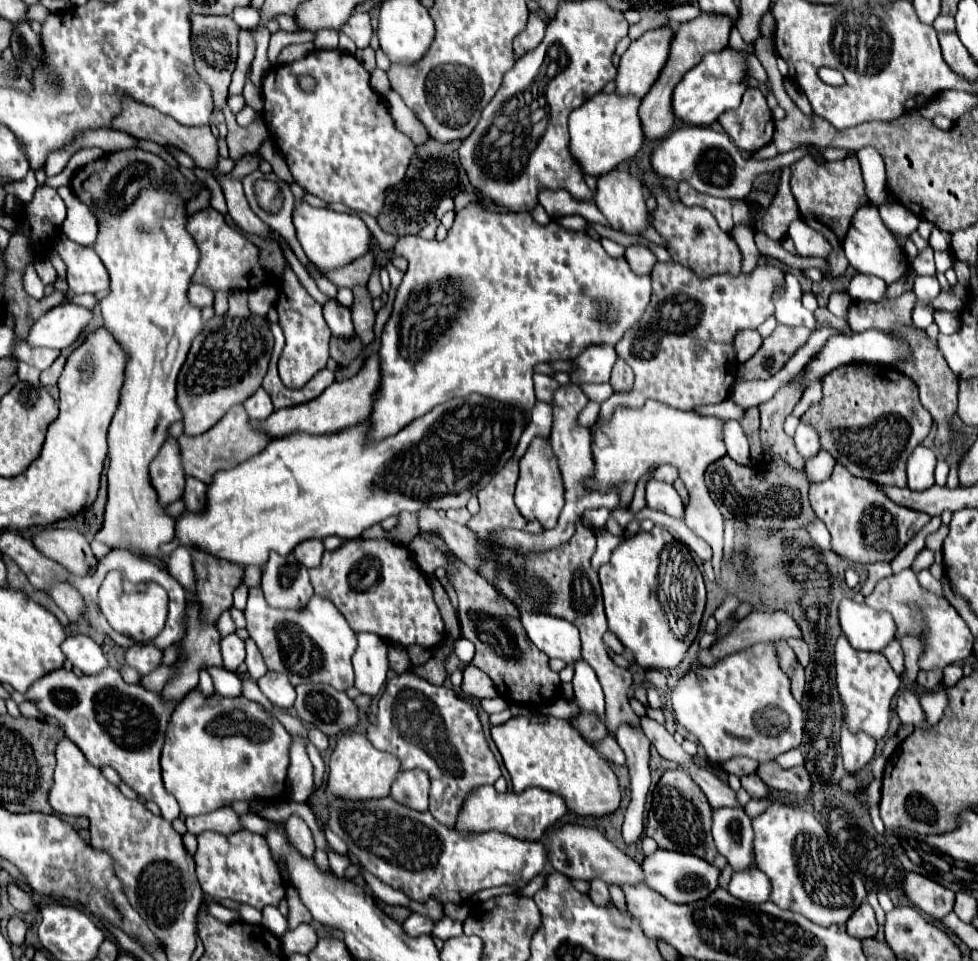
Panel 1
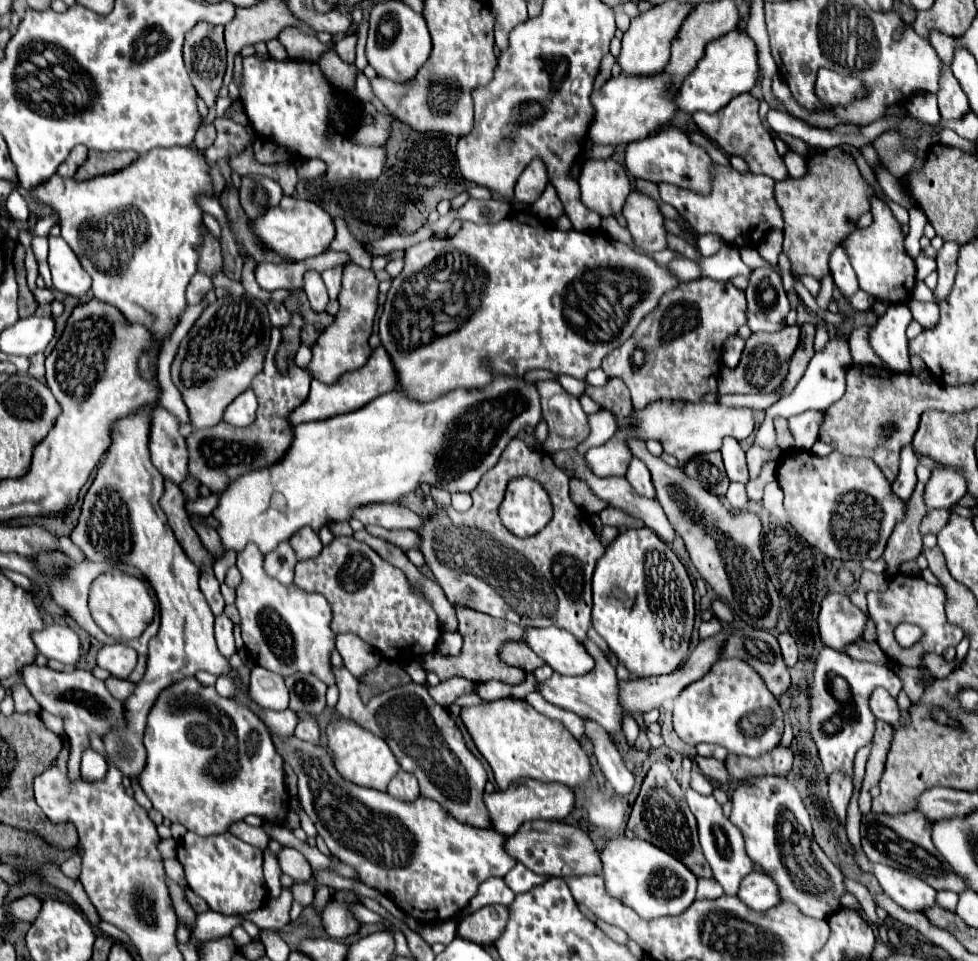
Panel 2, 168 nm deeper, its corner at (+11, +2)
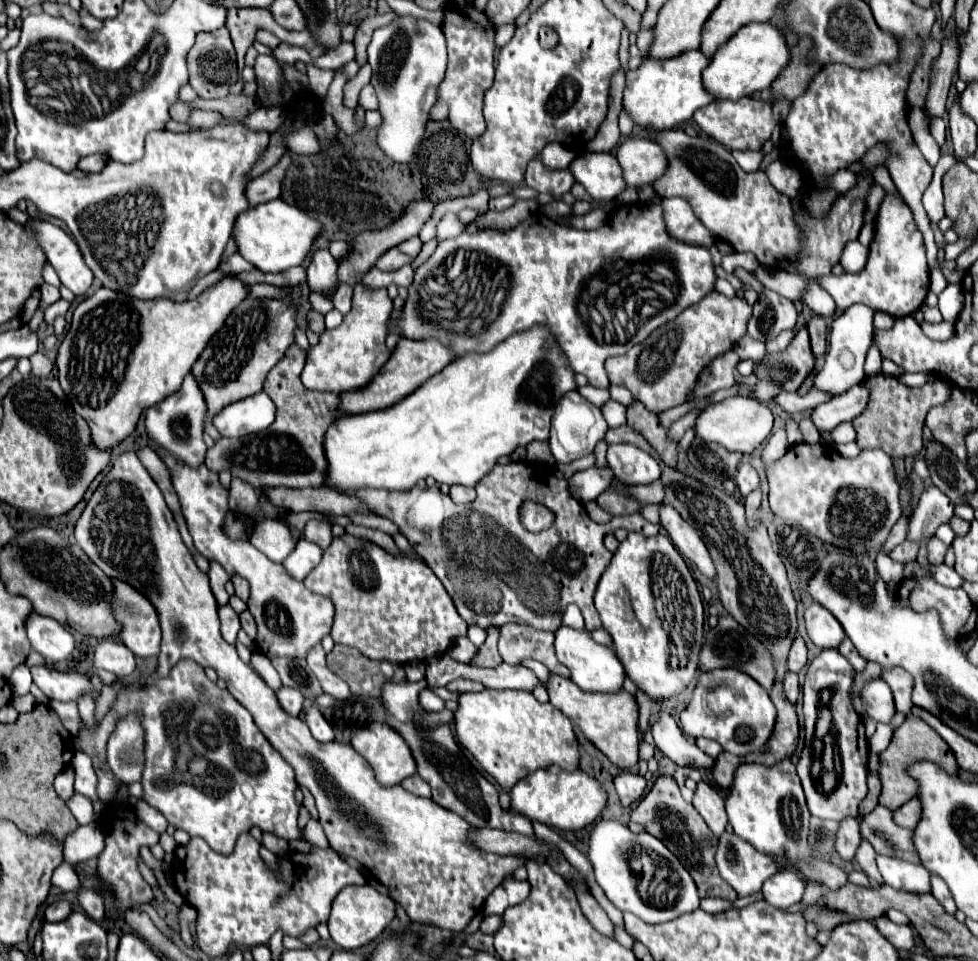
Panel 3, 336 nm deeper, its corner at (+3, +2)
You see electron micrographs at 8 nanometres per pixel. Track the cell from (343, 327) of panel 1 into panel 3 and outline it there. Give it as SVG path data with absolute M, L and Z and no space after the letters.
M316 250L312 262L308 266L308 286L326 296L336 286L336 270L338 264L328 250Z

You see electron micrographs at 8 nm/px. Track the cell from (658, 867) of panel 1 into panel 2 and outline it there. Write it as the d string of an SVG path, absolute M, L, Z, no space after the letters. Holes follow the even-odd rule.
M626 836L612 838L600 850L600 858L602 858L602 866L604 866L602 876L606 880L606 888L608 888L610 896L620 898L626 906L634 908L646 920L652 920L658 916L682 914L696 898L696 880L698 878L684 864L680 864L676 858L672 858L670 854L652 846L646 840L640 840L640 838L628 840ZM656 870L672 870L678 876L678 880L682 882L682 886L674 886L674 890L670 890L670 896L652 894L652 890L648 890L648 882L652 880L652 874Z

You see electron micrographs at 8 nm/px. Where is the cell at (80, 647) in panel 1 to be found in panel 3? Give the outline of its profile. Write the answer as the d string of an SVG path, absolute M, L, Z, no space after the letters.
M32 612L26 620L26 634L32 644L32 650L44 656L48 662L64 660L74 650L72 634L56 620Z

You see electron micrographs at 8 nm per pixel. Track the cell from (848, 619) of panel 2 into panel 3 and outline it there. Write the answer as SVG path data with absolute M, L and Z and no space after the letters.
M810 604L804 610L804 624L806 624L806 632L810 640L822 650L838 648L840 642L846 638L840 622L832 614L828 614L826 608L818 604Z

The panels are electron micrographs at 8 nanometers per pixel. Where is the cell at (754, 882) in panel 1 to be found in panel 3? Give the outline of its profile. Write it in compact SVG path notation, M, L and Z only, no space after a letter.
M794 868L778 870L762 886L766 902L772 904L774 908L788 908L792 904L798 904L804 896L804 890L806 890L806 880Z

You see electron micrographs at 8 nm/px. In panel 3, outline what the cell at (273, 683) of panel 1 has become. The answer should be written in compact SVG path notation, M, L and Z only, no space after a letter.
M282 686L276 692L276 698L280 702L280 706L290 714L290 716L298 716L302 712L302 704L304 704L304 696L296 690L296 688L286 688Z

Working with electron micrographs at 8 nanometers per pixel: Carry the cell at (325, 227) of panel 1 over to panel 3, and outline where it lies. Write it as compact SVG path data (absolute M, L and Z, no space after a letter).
M276 198L272 202L256 204L246 212L240 212L232 232L234 232L232 238L236 242L236 252L244 260L248 260L252 266L256 266L262 272L282 272L302 264L302 260L306 258L306 254L314 244L314 238L322 232L322 226L320 222L308 218L306 212Z

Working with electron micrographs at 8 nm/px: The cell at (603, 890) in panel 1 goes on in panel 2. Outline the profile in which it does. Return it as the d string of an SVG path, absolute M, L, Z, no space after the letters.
M596 918L594 920L596 922L596 926L604 932L604 934L608 934L610 938L614 938L616 942L620 942L620 944L626 944L626 940L628 940L628 936L620 930L620 928L616 928L616 926L608 926L608 924L604 924L604 922L600 922L600 918Z

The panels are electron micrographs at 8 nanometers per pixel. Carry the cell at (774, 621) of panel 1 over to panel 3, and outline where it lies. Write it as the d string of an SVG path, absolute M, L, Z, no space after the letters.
M550 674L546 690L550 696L550 704L562 710L616 768L630 770L638 764L638 704L634 696L630 696L626 690L620 690L618 694L584 692L570 678L562 678L556 674Z

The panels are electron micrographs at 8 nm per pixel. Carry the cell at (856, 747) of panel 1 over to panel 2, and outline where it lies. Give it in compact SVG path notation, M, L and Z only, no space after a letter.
M832 774L828 784L830 784L830 804L836 812L836 816L844 822L846 806L852 796L852 780L844 778L844 774Z

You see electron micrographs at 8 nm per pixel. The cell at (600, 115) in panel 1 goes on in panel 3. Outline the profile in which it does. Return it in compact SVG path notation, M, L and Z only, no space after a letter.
M688 50L676 58L666 60L644 60L638 70L626 74L624 108L642 128L652 126L654 130L668 130L684 124L698 108L704 108L714 102L714 96L702 84L702 70L708 64L710 58L706 58L700 50Z

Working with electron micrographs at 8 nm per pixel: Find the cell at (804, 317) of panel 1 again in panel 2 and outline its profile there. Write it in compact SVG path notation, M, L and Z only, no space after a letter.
M752 270L746 288L748 326L752 332L776 332L790 312L780 278L770 270Z

